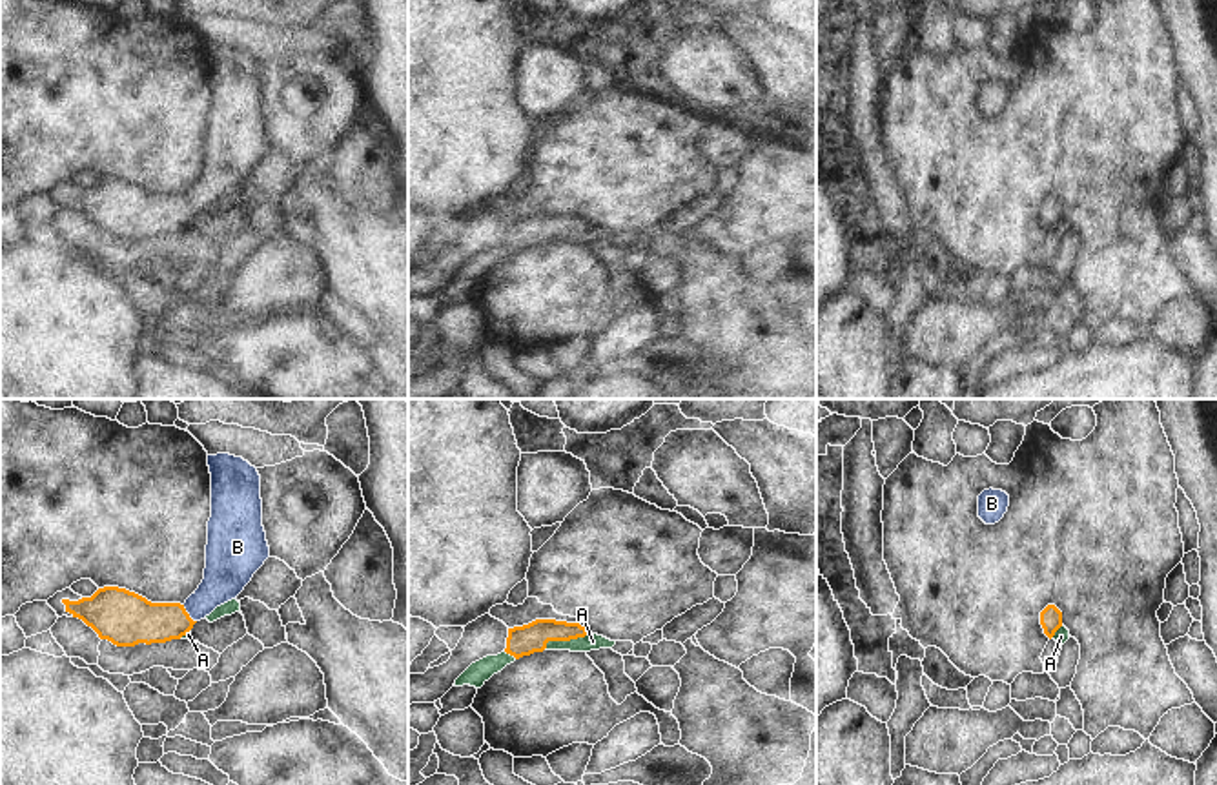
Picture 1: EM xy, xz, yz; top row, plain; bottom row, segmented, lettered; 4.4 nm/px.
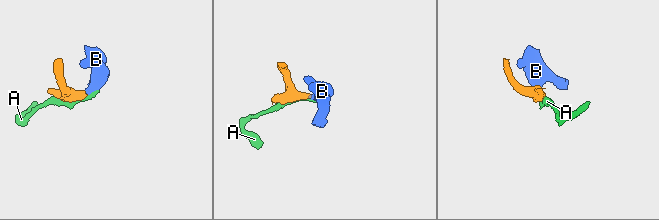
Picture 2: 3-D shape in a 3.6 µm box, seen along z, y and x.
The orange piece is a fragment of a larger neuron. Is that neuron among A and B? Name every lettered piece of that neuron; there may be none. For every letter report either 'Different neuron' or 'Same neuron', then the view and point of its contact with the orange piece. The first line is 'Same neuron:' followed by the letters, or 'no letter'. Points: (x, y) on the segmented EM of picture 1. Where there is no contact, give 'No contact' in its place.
Same neuron: B
A: Different neuron. Touches orange at xz (565, 640)
B: Same neuron. Touches orange at xy (188, 614)

